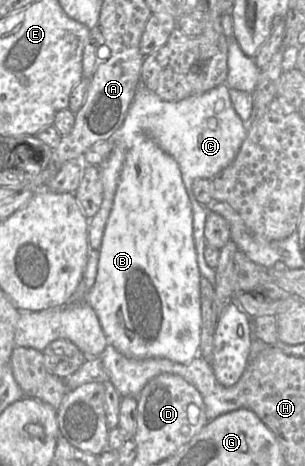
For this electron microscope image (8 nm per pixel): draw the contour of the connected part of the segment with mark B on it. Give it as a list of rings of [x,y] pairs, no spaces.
[[[149,136],[139,138],[127,151],[113,199],[113,205],[108,216],[103,241],[100,248],[97,275],[91,290],[85,296],[84,302],[95,311],[108,345],[112,345],[127,357],[146,359],[161,357],[173,362],[187,364],[199,354],[201,339],[201,274],[197,263],[197,254],[193,238],[193,215],[190,194],[184,184],[182,174],[176,160],[163,151]]]

